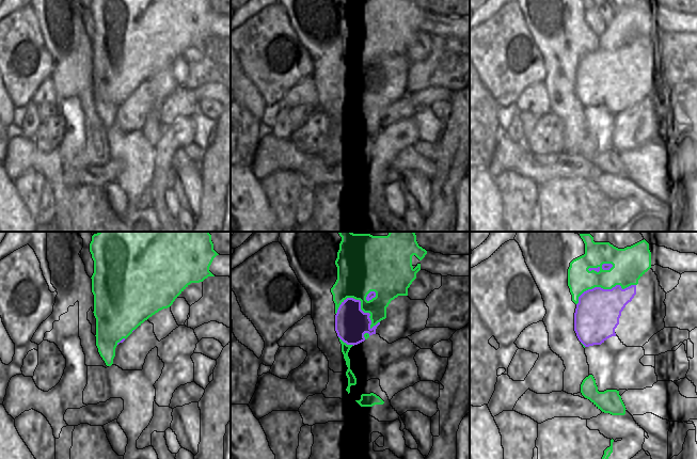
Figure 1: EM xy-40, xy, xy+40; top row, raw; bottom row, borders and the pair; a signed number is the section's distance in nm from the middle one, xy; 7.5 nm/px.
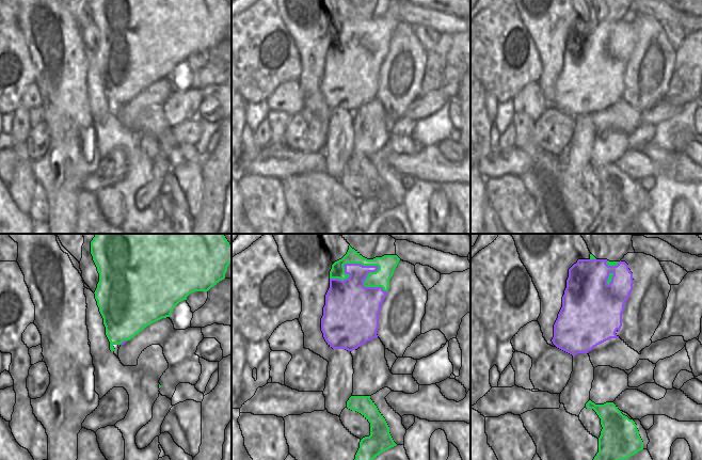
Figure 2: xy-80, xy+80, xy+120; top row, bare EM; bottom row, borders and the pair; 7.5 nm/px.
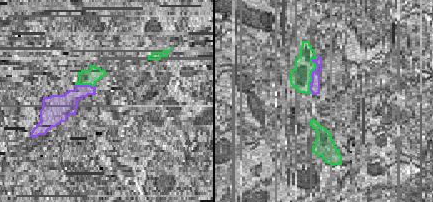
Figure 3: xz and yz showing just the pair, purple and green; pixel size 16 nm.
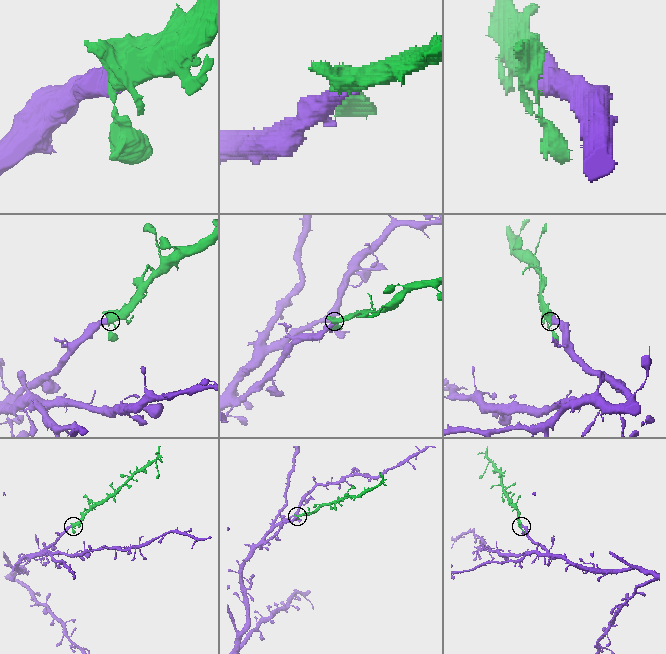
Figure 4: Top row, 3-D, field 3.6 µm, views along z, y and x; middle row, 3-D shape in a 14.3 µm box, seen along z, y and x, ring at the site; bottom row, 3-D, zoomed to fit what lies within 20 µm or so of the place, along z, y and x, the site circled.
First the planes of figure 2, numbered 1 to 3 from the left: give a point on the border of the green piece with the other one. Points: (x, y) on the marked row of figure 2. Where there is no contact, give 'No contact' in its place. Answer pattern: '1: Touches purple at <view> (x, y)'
1: Touches purple at xy-80 (124, 340)
2: Touches purple at xy+80 (368, 266)
3: Touches purple at xy+120 (611, 279).

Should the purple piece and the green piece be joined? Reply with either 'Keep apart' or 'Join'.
Join.

